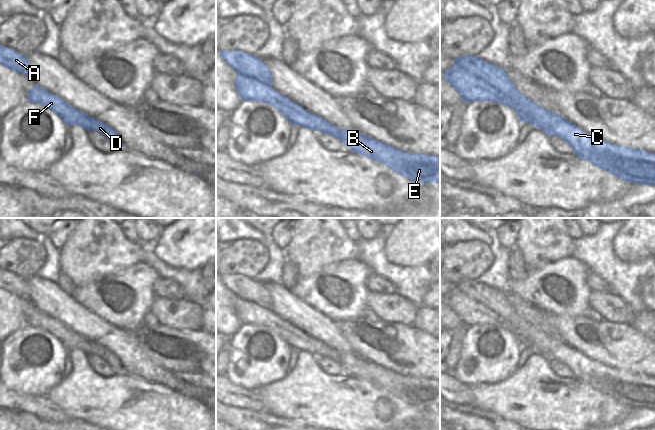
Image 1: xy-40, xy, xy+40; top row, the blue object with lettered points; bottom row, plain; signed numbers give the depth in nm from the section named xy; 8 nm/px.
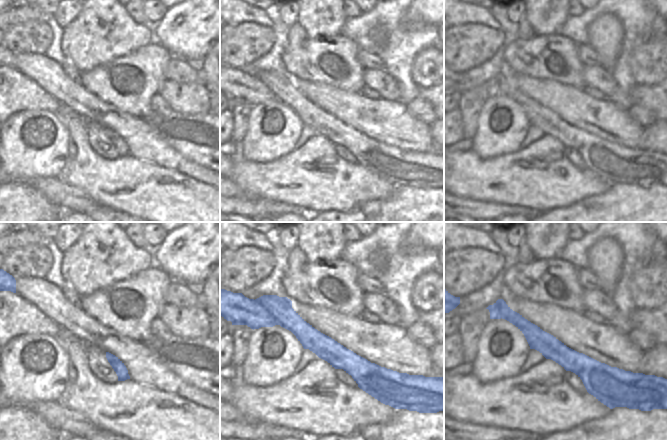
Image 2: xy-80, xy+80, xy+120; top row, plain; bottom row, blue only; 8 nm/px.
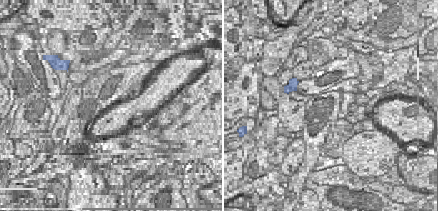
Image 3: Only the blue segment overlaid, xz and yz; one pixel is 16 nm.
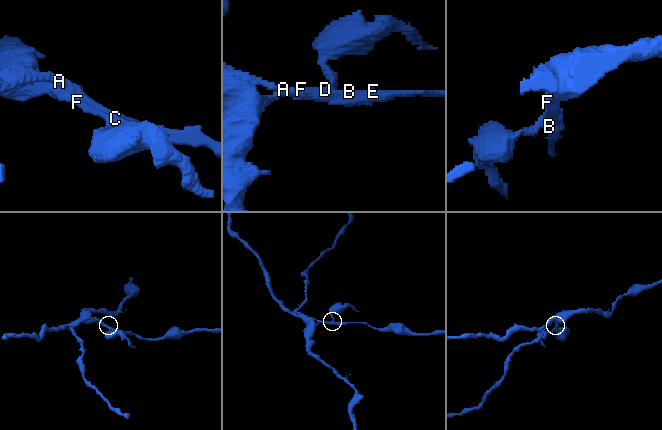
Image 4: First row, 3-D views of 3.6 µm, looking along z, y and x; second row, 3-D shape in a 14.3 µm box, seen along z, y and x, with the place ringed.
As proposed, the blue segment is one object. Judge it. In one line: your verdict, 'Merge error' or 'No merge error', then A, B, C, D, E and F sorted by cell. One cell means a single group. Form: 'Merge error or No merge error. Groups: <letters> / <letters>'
Merge error. Groups: A B C E / D F.

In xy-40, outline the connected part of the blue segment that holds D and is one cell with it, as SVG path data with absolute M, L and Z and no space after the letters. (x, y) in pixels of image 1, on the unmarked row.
M37 308L28 316L28 325L39 327L59 339L68 349L79 349L86 355L93 354L108 362L115 373L121 373L124 368L118 357L109 349L75 333L57 319L43 313Z

